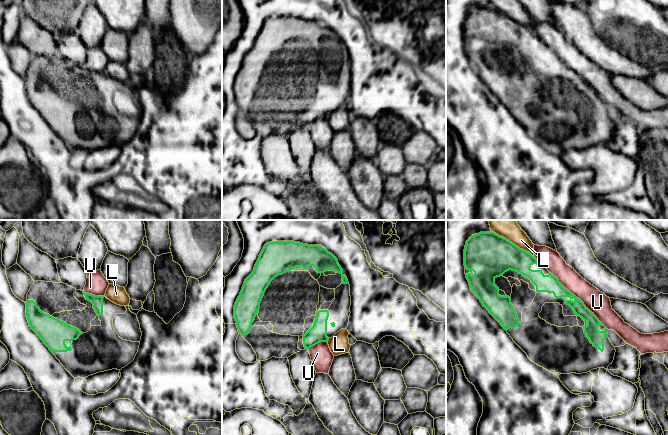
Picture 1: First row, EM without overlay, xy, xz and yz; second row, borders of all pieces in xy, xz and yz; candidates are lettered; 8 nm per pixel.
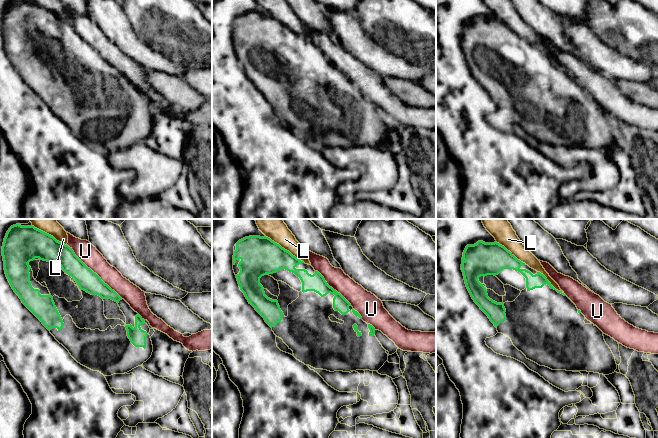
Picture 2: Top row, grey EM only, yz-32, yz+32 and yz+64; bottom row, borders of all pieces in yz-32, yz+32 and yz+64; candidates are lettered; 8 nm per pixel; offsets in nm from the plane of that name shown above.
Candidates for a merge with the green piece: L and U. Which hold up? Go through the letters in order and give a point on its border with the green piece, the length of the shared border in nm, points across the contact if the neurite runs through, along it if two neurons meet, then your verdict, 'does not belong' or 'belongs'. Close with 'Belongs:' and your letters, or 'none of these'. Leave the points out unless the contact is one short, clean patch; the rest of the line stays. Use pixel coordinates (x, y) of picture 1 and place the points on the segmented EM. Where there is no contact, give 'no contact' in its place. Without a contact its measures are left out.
L: meets green in yz at (512, 243); contact 420 nm long; does not belong
U: meets green in yz at (579, 299); contact 650 nm long; does not belong
Belongs: none of these

